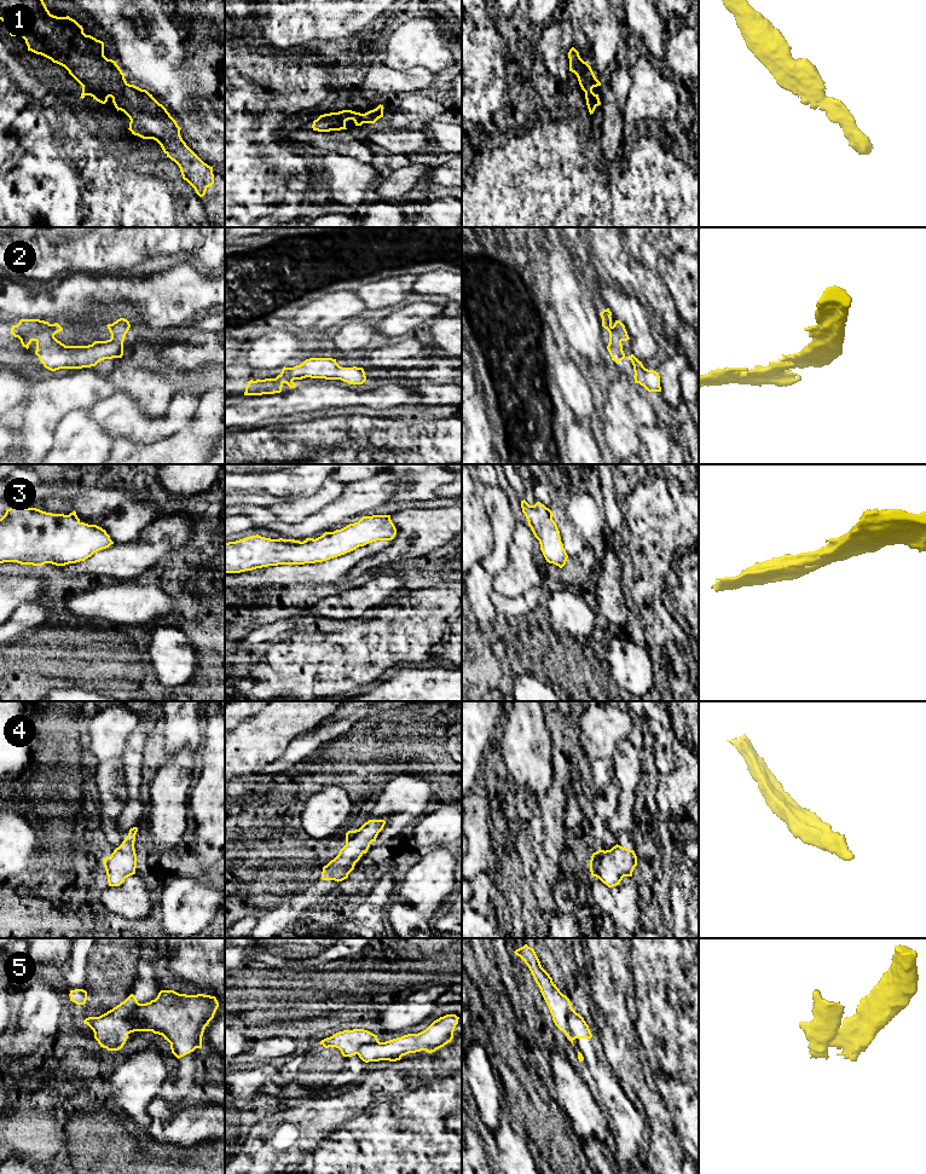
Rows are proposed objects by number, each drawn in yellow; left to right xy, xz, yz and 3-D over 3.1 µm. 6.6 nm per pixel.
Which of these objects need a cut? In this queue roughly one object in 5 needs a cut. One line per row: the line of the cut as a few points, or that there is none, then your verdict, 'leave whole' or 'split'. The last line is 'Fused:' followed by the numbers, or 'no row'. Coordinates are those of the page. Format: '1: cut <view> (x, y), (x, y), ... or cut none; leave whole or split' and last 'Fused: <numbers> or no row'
1: cut none; leave whole
2: cut none; leave whole
3: cut none; leave whole
4: cut none; leave whole
5: cut xy (140, 1004), (128, 1017), (128, 1033); split
Fused: 5

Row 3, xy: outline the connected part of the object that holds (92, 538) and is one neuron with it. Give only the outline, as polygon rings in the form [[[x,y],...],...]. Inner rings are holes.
[[[13,507],[0,519],[0,563],[65,566],[91,557],[114,542],[105,530],[81,522],[74,510],[69,515],[46,513],[36,508]]]

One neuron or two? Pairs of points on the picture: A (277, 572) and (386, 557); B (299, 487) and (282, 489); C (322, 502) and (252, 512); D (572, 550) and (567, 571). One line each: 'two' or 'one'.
A: two
B: one
C: two
D: two

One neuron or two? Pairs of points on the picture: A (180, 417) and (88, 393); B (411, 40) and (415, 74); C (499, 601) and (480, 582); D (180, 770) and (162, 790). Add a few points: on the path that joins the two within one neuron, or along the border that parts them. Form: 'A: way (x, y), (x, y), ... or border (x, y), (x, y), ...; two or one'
A: border (114, 391), (99, 399), (88, 410); two
B: border (386, 64), (395, 69), (423, 67), (428, 71); two
C: border (492, 591), (491, 600), (498, 609); two
D: way (177, 775), (167, 785); one

